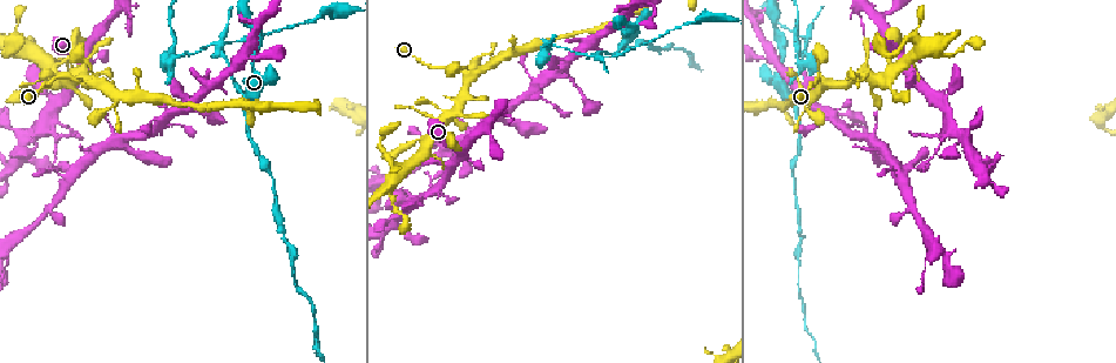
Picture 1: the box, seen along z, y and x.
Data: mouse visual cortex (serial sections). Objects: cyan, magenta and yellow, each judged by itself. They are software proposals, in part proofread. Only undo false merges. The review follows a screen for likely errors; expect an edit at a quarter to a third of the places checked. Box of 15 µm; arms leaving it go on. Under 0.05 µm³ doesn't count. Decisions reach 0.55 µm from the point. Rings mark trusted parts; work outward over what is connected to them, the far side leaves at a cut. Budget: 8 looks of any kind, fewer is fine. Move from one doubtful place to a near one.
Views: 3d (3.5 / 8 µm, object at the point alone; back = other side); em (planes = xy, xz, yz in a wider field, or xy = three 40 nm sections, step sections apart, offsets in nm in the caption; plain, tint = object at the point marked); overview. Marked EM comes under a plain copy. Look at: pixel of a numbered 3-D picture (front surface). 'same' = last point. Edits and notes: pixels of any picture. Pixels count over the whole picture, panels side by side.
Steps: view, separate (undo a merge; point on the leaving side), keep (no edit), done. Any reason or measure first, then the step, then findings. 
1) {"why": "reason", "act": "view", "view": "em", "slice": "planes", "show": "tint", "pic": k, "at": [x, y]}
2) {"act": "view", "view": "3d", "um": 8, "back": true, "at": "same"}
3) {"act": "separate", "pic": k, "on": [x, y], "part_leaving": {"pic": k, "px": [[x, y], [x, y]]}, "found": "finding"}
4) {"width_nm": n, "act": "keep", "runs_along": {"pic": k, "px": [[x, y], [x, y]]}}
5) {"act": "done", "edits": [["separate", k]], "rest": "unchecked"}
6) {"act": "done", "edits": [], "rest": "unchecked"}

{"why": "looks like a crossing", "act": "view", "view": "3d", "um": 3.5, "pic": 1, "at": [825, 82]}

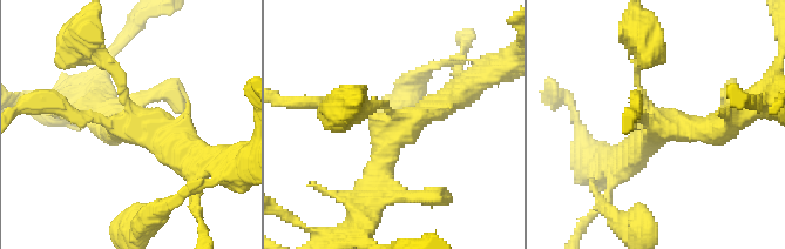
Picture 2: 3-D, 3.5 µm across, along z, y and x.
{"act": "keep", "runs_along": {"pic": 2, "px": [[318, 101], [386, 126], [372, 197]]}, "found": "continuous, no second cell"}

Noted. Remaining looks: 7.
{"why": "thick turns thin", "act": "view", "view": "3d", "um": 3.5, "pic": 1, "at": [63, 99]}

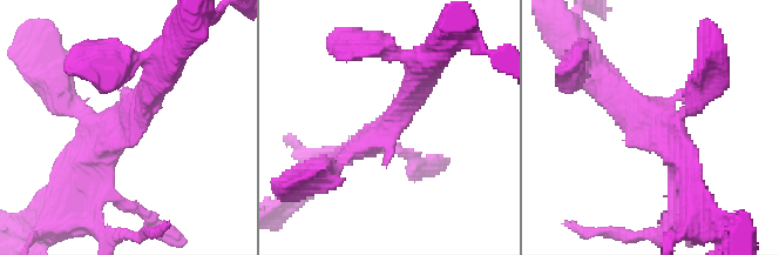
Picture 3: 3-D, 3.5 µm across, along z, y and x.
{"act": "view", "view": "em", "slice": "xy", "step": 2, "show": "tint", "pic": 3, "at": [384, 130]}

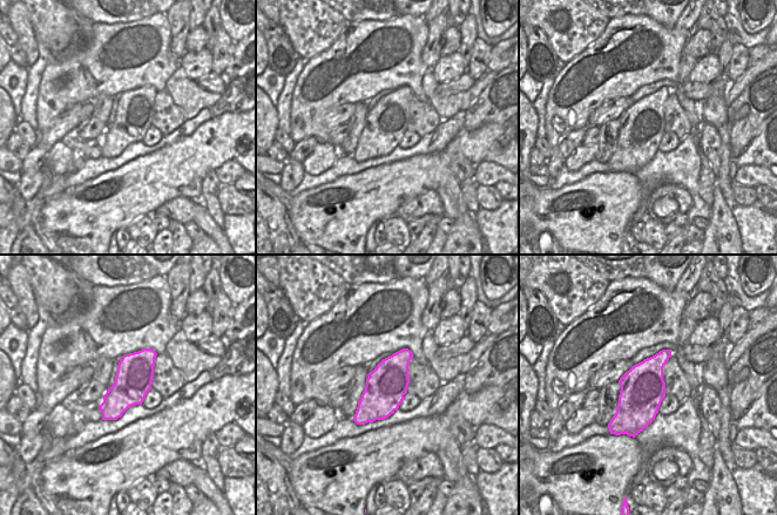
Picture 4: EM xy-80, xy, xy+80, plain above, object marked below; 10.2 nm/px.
{"act": "keep", "runs_along": {"pic": 3, "px": [[153, 85], [135, 118], [67, 186]]}, "found": "one cell here"}

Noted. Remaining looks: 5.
{"act": "view", "view": "3d", "um": 3.5, "pic": 1, "at": [621, 48]}

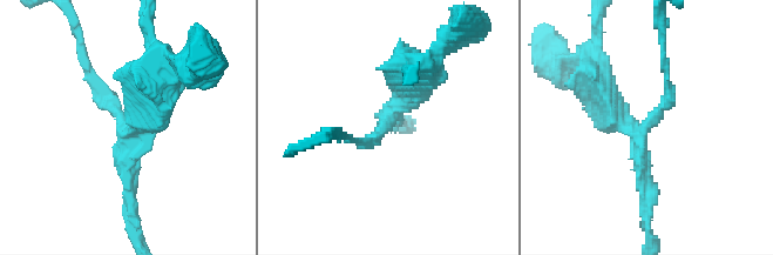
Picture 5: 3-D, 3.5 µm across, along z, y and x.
{"arms": 3, "arm_widths_nm": [150, 200, 400], "why": "shape alone is not enough", "act": "view", "view": "em", "slice": "planes", "show": "tint", "pic": 5, "at": [645, 130]}

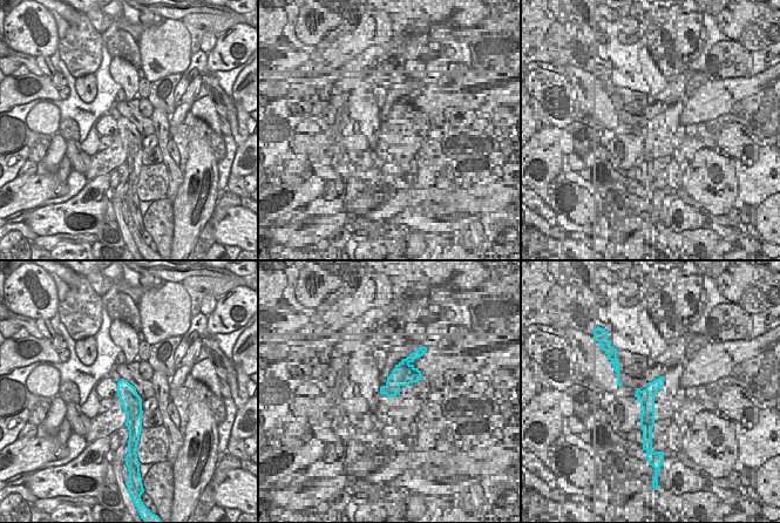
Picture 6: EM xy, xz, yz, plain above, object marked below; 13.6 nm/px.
{"act": "keep", "runs_along": {"pic": 5, "px": [[416, 72], [381, 132], [352, 138]]}, "found": "one cell here"}

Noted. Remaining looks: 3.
{"act": "done", "edits": [], "rest": "unchecked"}

